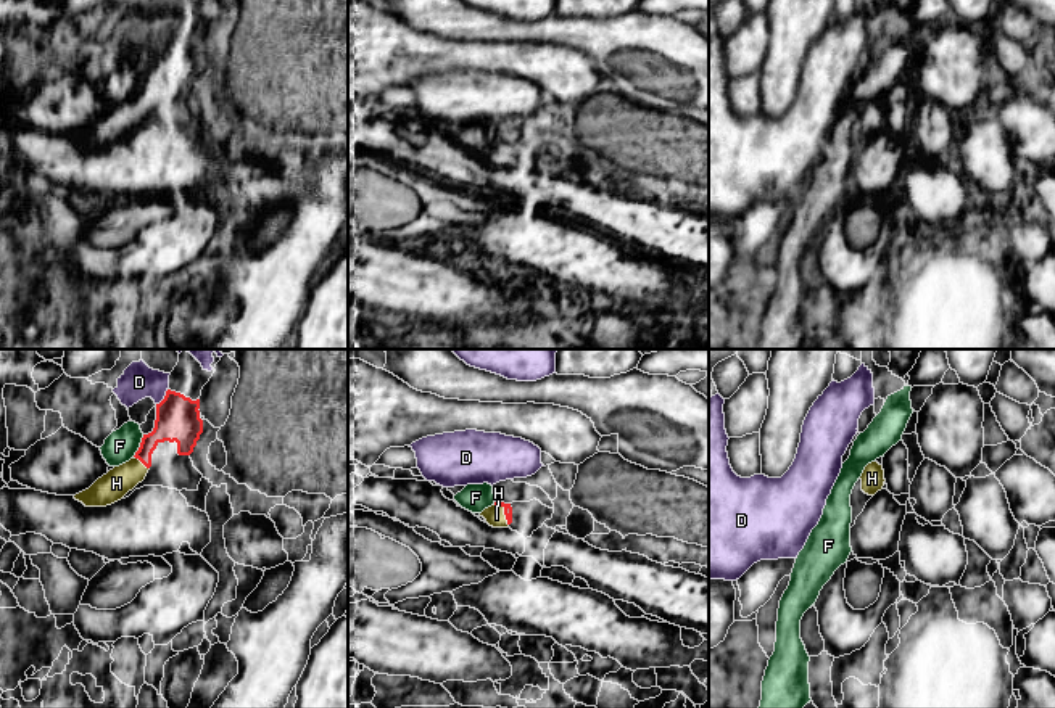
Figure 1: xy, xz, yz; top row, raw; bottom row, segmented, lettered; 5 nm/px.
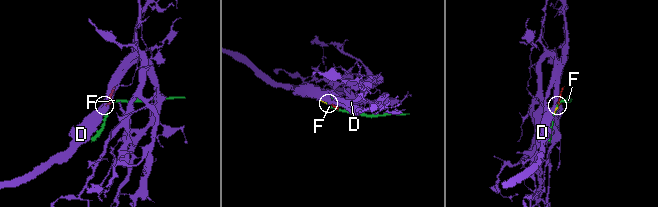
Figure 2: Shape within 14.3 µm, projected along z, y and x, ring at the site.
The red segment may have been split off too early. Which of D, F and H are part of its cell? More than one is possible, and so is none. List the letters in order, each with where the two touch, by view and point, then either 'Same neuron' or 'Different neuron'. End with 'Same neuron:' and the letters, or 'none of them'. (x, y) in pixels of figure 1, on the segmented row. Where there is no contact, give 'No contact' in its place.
D: Touches red at xy (165, 398). Different neuron
F: Touches red at xy (140, 446). Different neuron
H: Touches red at xz (504, 512). Same neuron
Same neuron: H

